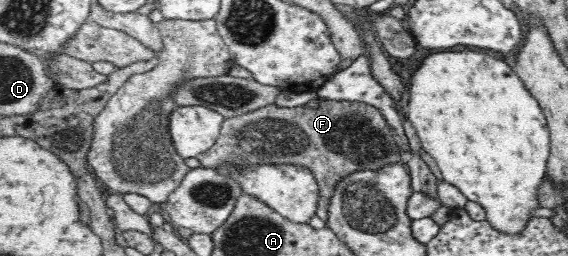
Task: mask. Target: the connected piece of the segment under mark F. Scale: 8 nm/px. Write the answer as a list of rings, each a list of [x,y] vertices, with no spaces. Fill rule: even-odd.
[[[311,95],[301,106],[279,107],[275,103],[258,108],[253,112],[235,115],[224,119],[215,144],[201,154],[198,159],[203,167],[215,168],[226,161],[235,167],[249,167],[263,164],[291,164],[305,166],[315,175],[320,188],[319,206],[316,214],[325,222],[328,219],[328,208],[335,187],[340,180],[355,171],[378,171],[391,164],[403,164],[403,148],[393,129],[375,106],[366,102],[349,102],[348,100],[327,100]]]

